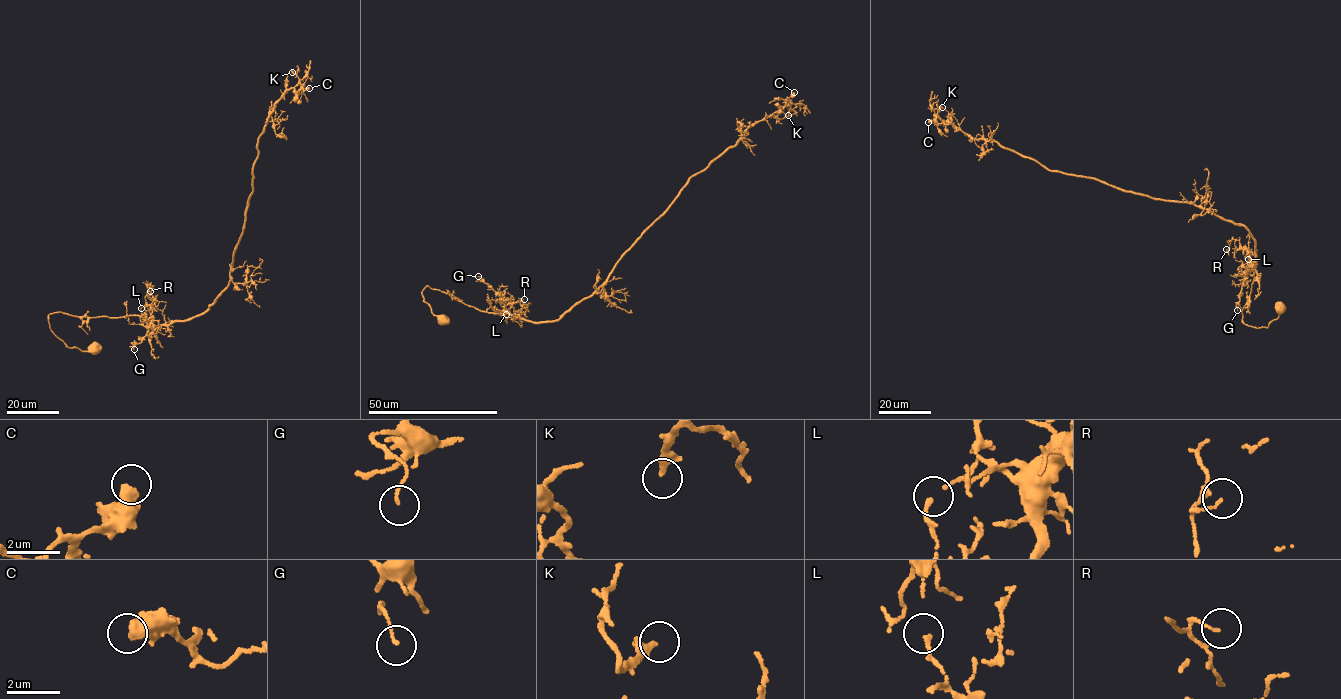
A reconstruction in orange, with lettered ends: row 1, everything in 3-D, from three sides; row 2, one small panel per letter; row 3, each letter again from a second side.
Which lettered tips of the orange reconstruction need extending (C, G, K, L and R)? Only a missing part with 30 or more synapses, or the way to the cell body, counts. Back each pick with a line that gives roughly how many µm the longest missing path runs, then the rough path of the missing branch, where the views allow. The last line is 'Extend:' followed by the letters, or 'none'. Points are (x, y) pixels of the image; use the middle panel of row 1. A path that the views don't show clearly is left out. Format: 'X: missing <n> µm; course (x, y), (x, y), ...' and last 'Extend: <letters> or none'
K: missing 15 µm; course (788, 115), (792, 135)
Extend: K

